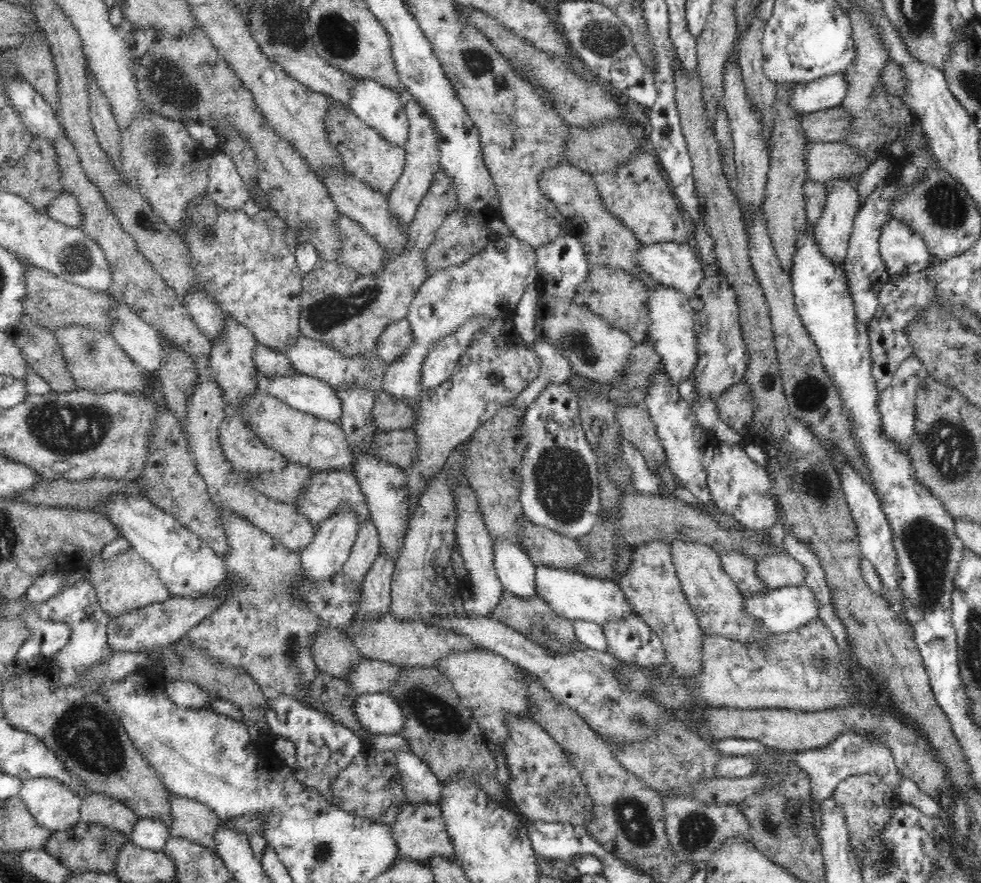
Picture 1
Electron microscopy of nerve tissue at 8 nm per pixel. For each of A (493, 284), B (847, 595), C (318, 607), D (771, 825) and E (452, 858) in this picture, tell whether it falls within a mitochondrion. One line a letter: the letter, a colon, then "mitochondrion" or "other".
A: other
B: other
C: other
D: mitochondrion
E: other

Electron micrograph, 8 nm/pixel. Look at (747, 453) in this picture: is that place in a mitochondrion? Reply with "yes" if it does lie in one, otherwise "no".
no

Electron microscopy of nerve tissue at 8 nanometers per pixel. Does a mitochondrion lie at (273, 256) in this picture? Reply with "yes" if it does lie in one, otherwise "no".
no

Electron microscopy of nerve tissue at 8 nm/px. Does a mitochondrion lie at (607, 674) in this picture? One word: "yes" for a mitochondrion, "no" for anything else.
no

